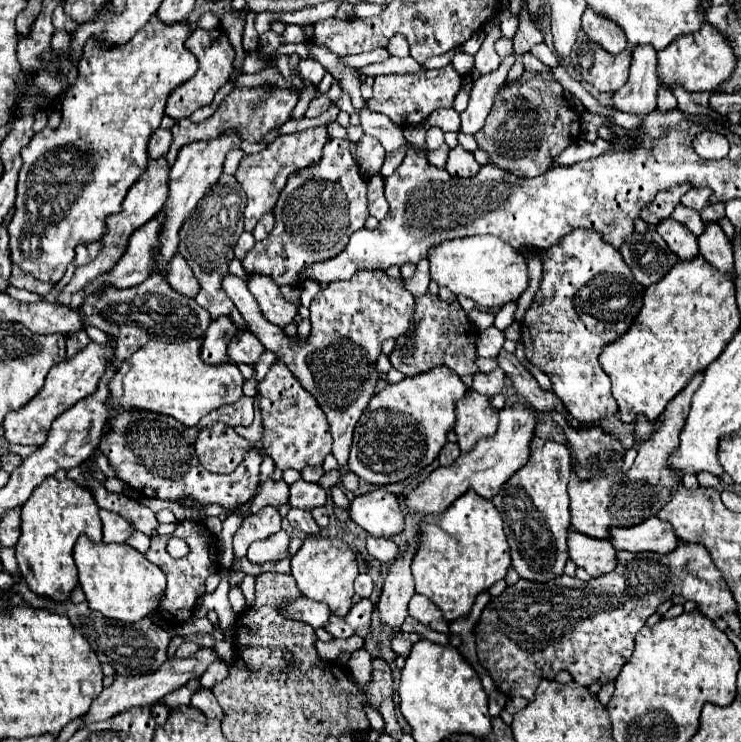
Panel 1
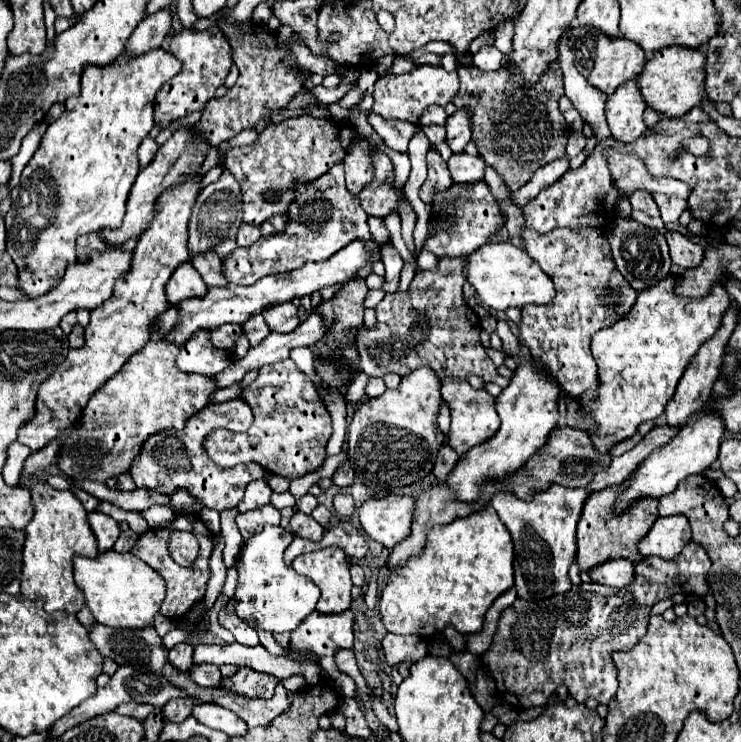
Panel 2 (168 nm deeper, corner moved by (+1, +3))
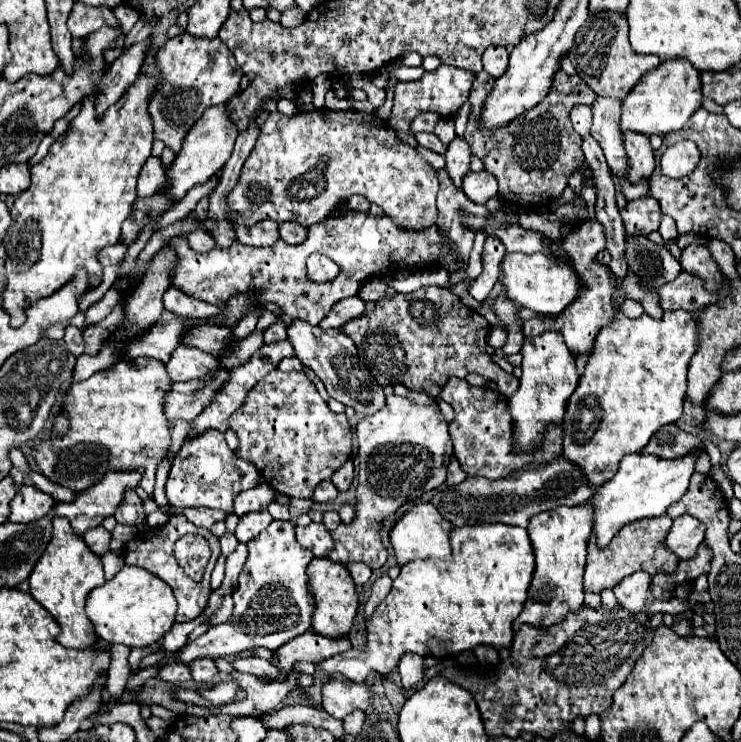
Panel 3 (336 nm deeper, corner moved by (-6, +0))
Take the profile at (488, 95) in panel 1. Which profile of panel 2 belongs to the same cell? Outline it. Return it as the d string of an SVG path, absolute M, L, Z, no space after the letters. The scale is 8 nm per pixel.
M461 108L447 118L447 142L453 152L463 152L463 148L471 140L471 118L473 112L469 108Z

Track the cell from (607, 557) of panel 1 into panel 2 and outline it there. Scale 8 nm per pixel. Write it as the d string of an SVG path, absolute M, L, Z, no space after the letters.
M607 560L605 564L597 564L597 568L589 570L593 582L623 588L633 580L633 562L631 560Z

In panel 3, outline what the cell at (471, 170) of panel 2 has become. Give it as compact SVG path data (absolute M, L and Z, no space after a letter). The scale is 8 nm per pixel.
M470 173L464 177L462 183L462 191L466 193L466 197L478 205L486 205L488 199L492 199L498 193L498 185L496 179L492 175L484 173Z

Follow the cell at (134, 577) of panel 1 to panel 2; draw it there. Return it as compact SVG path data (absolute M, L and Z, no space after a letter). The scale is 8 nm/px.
M105 550L97 558L73 556L75 582L83 588L85 602L95 620L111 628L143 628L153 622L165 598L165 580L131 552Z

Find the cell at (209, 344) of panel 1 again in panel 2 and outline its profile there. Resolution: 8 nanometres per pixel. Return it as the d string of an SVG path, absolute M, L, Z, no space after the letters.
M195 332L177 356L177 366L183 372L215 376L231 364L231 354L209 344L209 332Z

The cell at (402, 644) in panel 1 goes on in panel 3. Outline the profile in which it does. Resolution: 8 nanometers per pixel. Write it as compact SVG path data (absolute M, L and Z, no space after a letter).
M406 653L398 665L398 673L402 677L402 689L408 691L412 689L418 681L422 681L424 677L424 669L422 669L422 657L414 655L414 653Z

